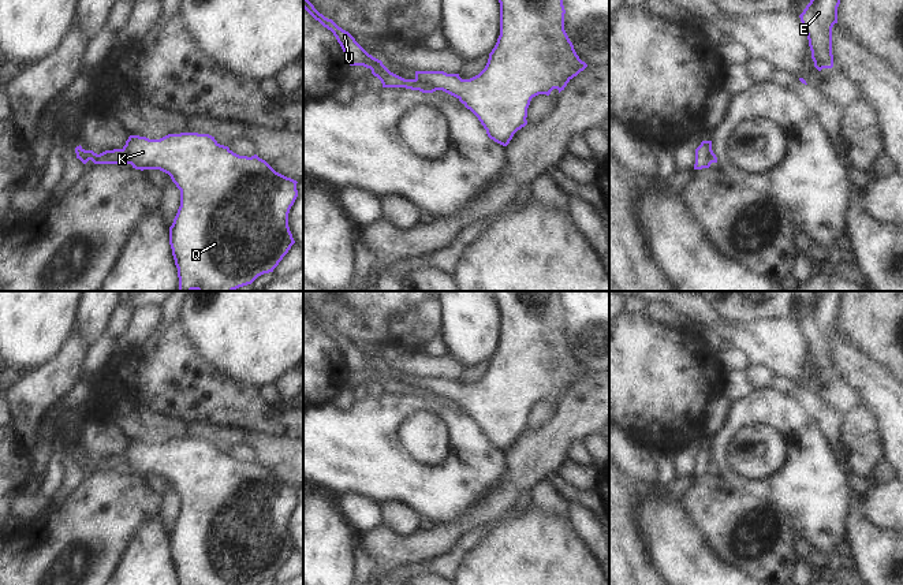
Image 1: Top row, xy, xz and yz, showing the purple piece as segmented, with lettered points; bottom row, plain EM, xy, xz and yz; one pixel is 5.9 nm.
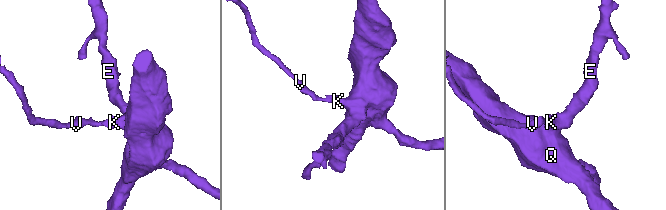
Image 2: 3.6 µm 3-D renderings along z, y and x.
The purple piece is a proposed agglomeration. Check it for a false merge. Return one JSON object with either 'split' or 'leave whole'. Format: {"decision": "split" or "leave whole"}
{"decision": "split"}

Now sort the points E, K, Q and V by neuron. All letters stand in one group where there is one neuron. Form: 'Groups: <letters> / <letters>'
Groups: E K Q / V

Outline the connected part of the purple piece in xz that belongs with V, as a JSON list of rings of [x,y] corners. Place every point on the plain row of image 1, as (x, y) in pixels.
[[[303,295],[303,314],[324,334],[331,336],[340,350],[344,364],[350,372],[363,372],[372,376],[372,380],[377,383],[383,394],[406,394],[411,396],[419,396],[422,399],[436,398],[432,392],[418,387],[418,385],[404,385],[393,379],[391,379],[381,366],[369,361],[355,344],[342,334],[339,334],[332,325],[325,324],[320,320],[314,312],[307,306]]]

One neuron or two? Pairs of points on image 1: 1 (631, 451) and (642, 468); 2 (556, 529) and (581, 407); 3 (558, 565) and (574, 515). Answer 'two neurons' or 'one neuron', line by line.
1: one neuron
2: two neurons
3: two neurons

